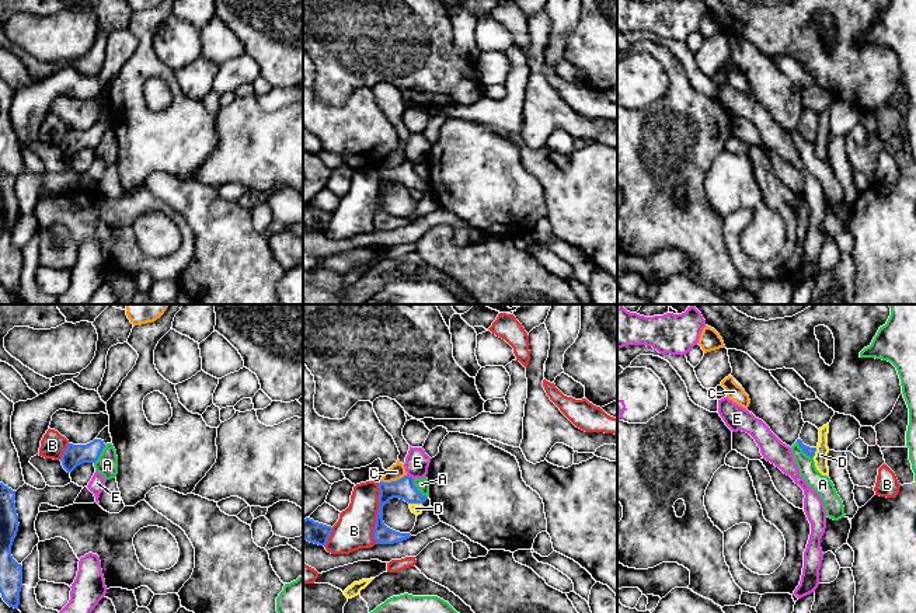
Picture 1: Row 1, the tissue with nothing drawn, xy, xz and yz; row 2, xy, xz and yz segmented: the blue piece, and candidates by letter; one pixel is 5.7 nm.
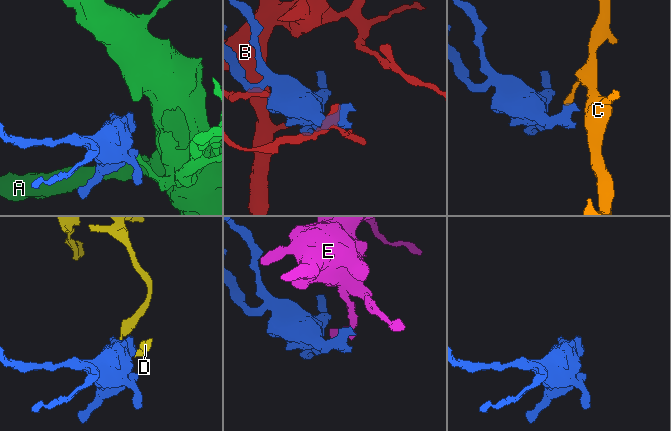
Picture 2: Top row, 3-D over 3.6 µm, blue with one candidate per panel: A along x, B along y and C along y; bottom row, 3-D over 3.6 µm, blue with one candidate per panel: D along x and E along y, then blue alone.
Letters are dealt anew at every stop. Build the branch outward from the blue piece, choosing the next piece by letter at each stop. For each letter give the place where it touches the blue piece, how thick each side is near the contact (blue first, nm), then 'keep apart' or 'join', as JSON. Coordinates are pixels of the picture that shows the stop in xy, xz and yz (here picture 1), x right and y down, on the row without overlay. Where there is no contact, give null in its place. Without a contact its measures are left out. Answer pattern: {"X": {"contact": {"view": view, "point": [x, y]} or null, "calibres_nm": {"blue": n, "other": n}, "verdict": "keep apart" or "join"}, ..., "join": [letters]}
{"A": {"contact": {"view": "xz", "point": [417, 176]}, "calibres_nm": {"blue": 130, "other": 70}, "verdict": "keep apart"}, "B": {"contact": {"view": "xz", "point": [378, 199]}, "calibres_nm": {"blue": 130, "other": 220}, "verdict": "keep apart"}, "C": {"contact": {"view": "xz", "point": [393, 167]}, "calibres_nm": {"blue": 130, "other": 90}, "verdict": "keep apart"}, "D": {"contact": {"view": "xz", "point": [415, 188]}, "calibres_nm": {"blue": 130, "other": 60}, "verdict": "keep apart"}, "E": {"contact": {"view": "xz", "point": [411, 163]}, "calibres_nm": {"blue": 130, "other": 140}, "verdict": "keep apart"}, "join": []}

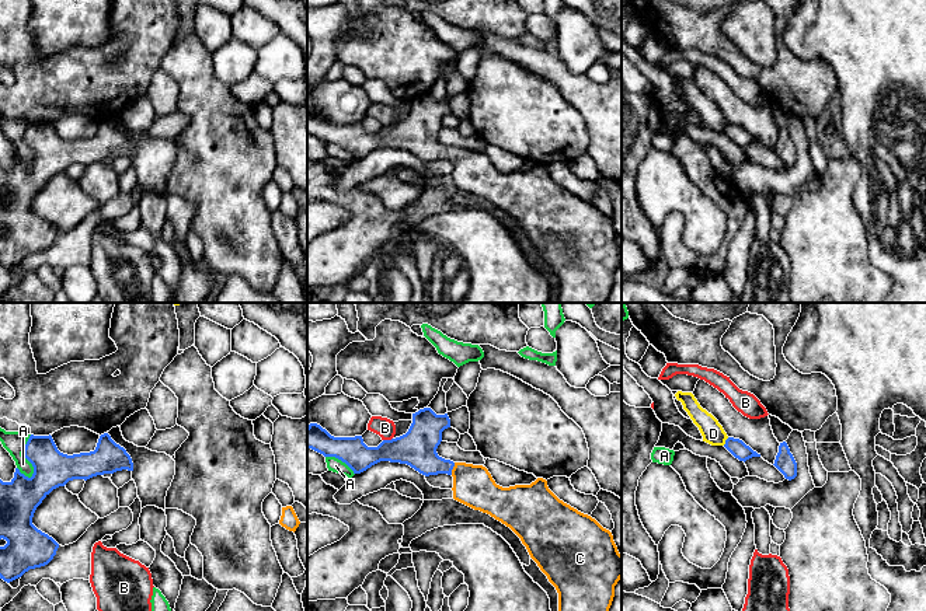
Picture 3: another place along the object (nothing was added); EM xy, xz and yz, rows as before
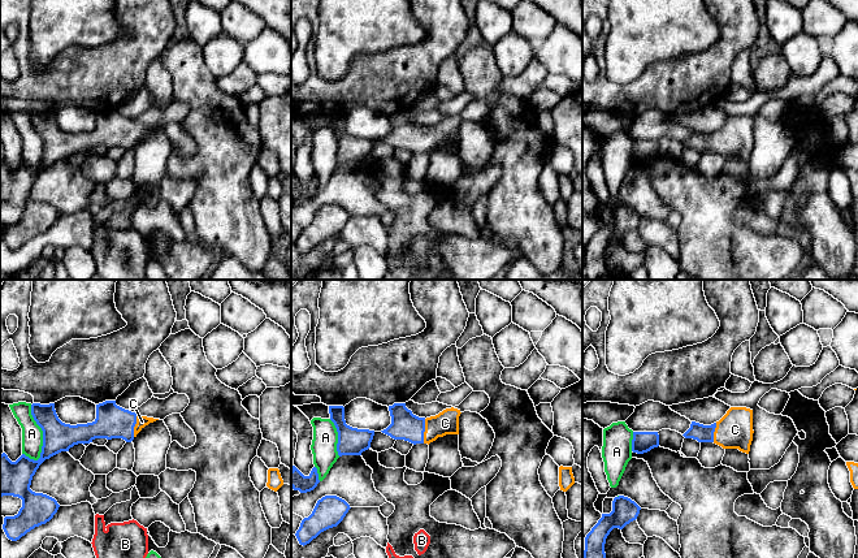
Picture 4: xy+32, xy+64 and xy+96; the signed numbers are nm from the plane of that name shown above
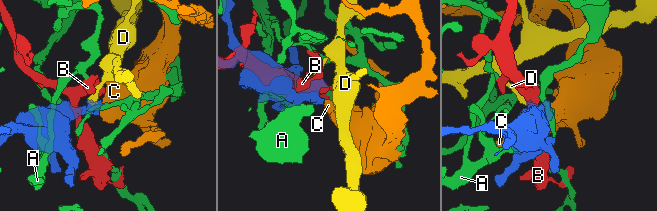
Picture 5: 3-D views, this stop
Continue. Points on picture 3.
{"A": {"contact": {"view": "xy", "point": [24, 142]}, "calibres_nm": {"blue": 220, "other": 130}, "verdict": "keep apart"}, "B": {"contact": {"view": "xz", "point": [387, 126]}, "calibres_nm": {"blue": 220, "other": 110}, "verdict": "keep apart"}, "C": {"contact": {"view": "xz", "point": [452, 154]}, "calibres_nm": {"blue": 220, "other": 240}, "verdict": "join"}, "D": {"contact": {"view": "yz", "point": [726, 128]}, "calibres_nm": {"blue": 100, "other": 130}, "verdict": "keep apart"}, "join": ["C"]}

